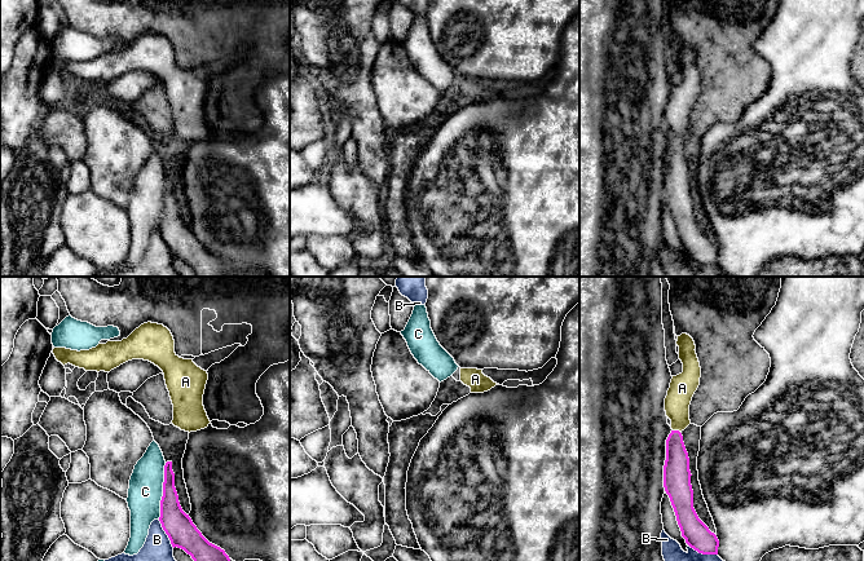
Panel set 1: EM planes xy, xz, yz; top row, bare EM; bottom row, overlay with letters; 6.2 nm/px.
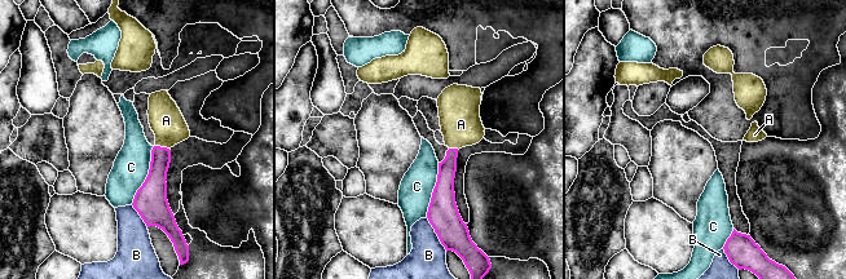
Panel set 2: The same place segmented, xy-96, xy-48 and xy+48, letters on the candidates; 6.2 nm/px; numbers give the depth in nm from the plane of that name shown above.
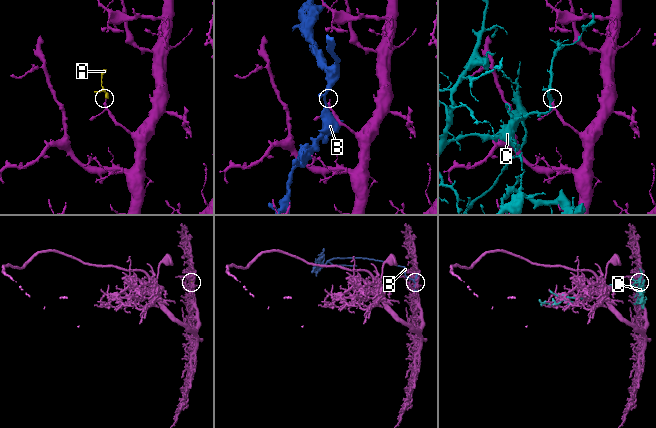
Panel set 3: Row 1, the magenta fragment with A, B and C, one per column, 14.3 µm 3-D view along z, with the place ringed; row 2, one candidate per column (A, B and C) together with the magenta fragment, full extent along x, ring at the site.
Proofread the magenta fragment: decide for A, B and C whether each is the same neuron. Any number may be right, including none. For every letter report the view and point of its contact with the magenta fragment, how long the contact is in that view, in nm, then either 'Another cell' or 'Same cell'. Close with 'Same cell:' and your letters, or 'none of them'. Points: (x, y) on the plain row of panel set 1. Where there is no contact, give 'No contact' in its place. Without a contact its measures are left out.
A: Touches magenta at yz (677, 141). Shared border 50 nm. Same cell
B: Touches magenta at xy (166, 243). Shared border 200 nm. Another cell
C: Touches magenta at xy (163, 202). Shared border 360 nm. Another cell
Same cell: A

